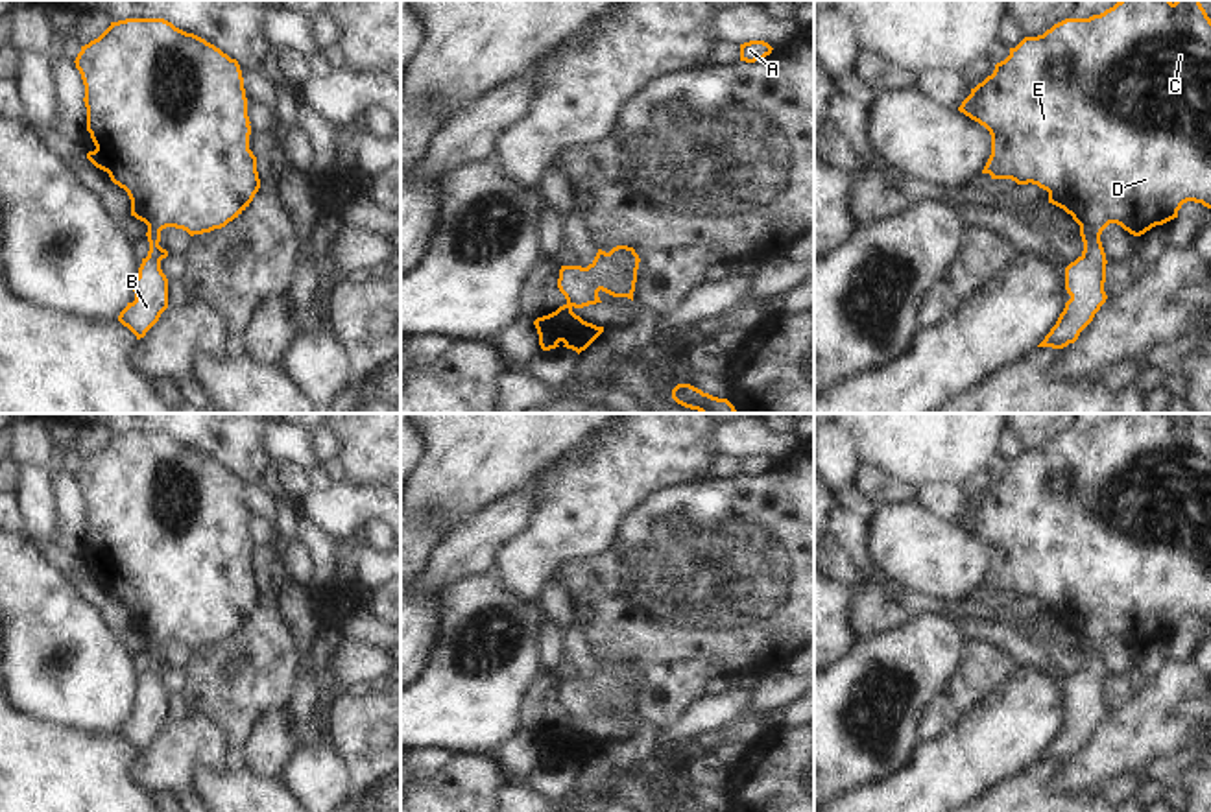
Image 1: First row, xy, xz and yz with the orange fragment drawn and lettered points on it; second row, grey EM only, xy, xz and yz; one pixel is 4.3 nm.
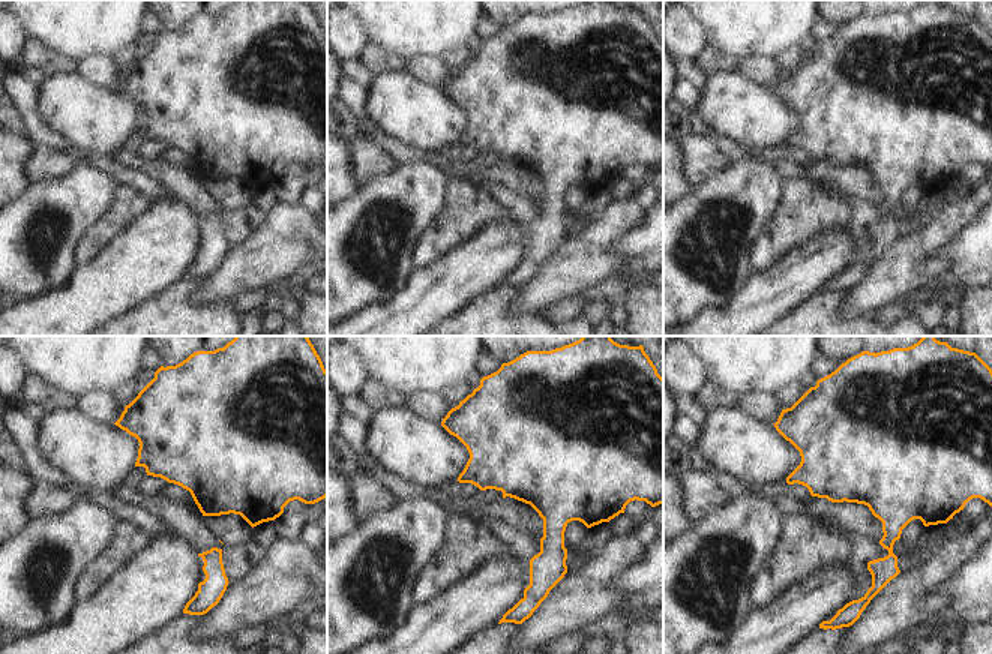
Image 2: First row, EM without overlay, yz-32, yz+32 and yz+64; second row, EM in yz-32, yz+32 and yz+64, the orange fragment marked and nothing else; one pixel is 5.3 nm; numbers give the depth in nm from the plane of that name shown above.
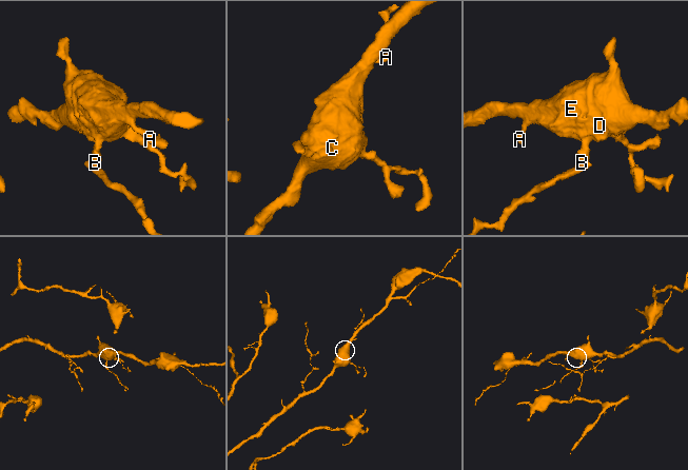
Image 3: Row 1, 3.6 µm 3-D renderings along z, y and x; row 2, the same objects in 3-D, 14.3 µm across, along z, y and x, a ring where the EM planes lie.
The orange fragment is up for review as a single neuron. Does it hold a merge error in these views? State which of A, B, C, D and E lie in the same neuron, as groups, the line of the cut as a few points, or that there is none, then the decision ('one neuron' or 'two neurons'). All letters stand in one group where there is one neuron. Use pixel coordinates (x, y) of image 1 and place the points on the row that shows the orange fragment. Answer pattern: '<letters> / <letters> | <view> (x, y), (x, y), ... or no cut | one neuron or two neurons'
A B C D E | no cut | one neuron

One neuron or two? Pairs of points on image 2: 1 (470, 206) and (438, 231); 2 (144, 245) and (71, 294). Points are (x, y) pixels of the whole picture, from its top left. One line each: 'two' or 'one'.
1: one
2: one

